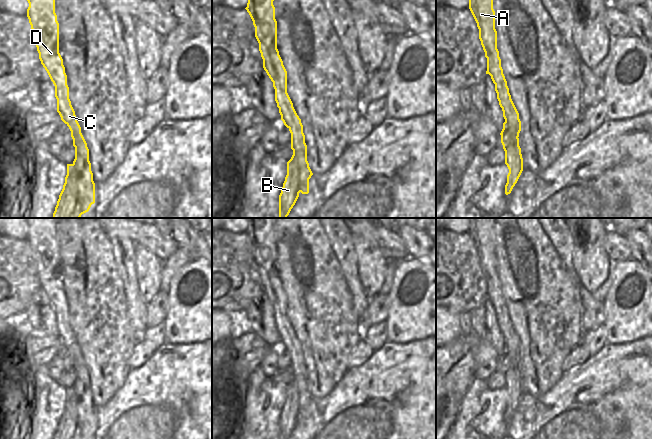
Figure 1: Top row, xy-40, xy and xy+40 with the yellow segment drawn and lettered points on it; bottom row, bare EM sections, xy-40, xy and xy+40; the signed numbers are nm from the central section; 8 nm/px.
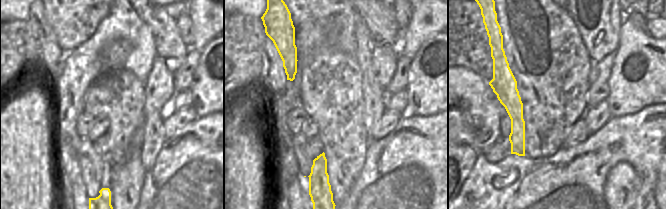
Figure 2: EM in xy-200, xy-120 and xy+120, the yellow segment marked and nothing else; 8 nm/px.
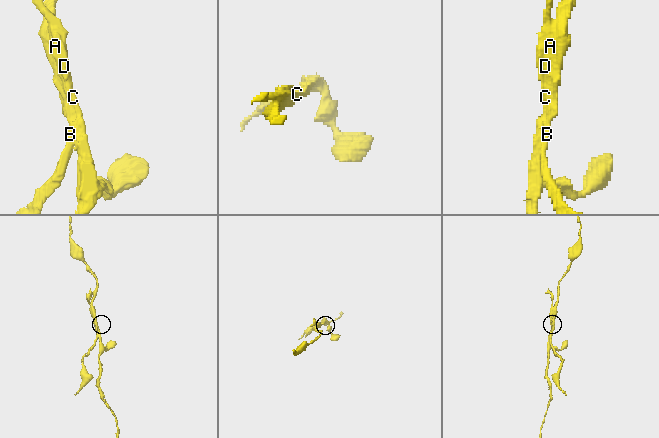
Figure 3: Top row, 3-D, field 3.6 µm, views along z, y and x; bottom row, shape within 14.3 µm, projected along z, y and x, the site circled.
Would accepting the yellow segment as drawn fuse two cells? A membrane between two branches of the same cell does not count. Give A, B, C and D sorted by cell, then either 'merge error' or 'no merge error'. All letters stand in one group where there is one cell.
groups A C D / B; merge error

